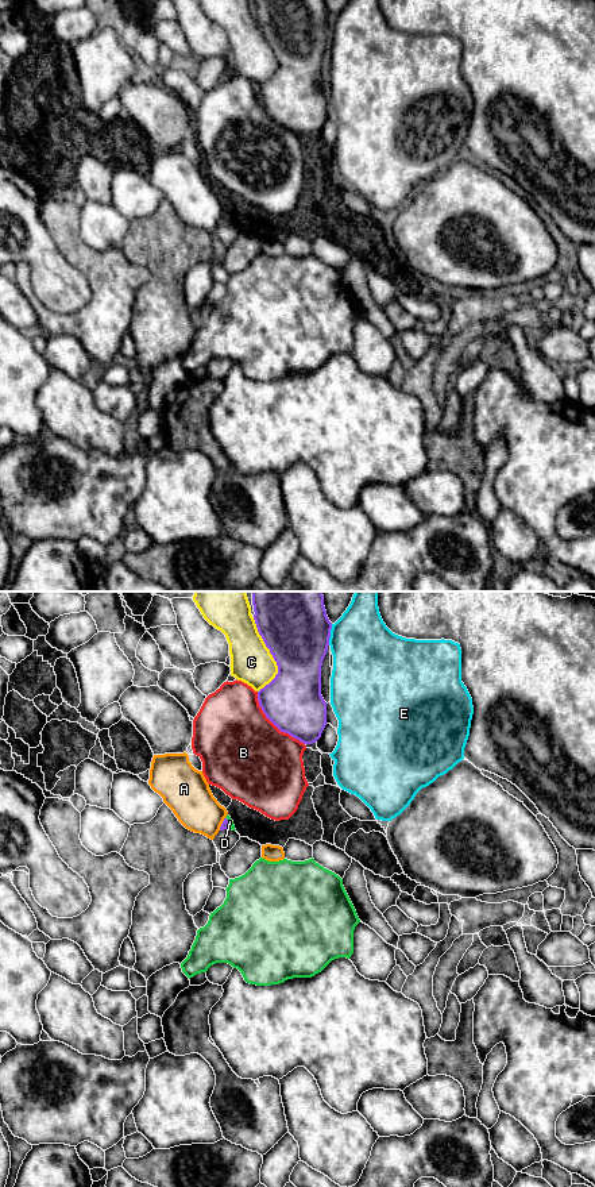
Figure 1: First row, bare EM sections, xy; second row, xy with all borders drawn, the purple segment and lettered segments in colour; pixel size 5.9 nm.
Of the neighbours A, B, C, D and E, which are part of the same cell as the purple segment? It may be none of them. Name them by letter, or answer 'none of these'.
none of these

